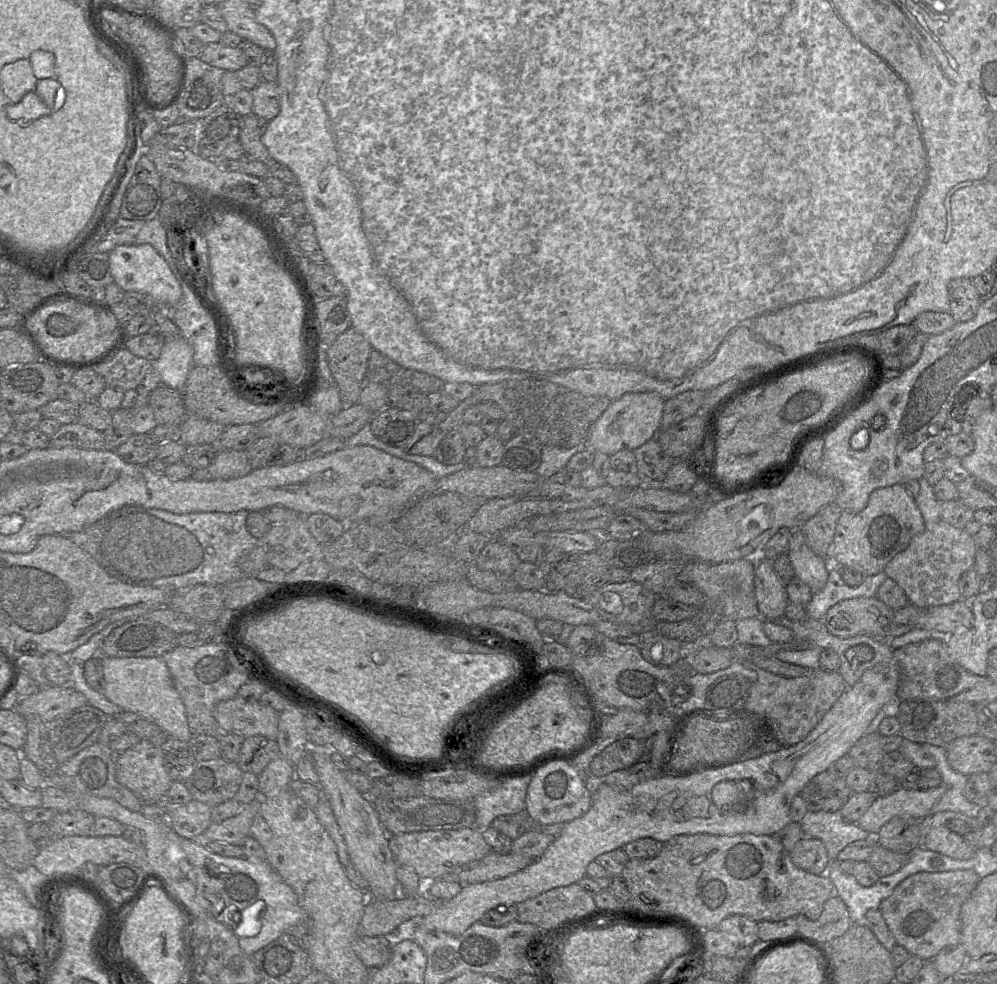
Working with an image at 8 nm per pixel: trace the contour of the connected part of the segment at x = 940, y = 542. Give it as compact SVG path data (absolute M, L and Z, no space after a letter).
M943 520L935 524L927 524L926 529L917 535L910 545L895 555L884 567L883 571L888 578L893 579L904 590L909 603L922 608L951 604L962 599L960 592L960 579L970 568L974 568L975 555L978 545L964 530L956 528Z

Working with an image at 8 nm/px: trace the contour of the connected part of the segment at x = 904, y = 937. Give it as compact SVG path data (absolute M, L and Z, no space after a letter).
M955 870L948 872L918 872L903 880L879 906L896 944L904 947L910 955L916 955L924 961L932 959L945 947L961 942L960 911L970 897L981 878L973 870Z

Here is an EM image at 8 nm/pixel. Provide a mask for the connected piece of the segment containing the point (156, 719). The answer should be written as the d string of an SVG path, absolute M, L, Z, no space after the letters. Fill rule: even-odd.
M104 657L104 695L121 708L140 714L175 738L189 742L190 731L184 703L176 690L164 657Z

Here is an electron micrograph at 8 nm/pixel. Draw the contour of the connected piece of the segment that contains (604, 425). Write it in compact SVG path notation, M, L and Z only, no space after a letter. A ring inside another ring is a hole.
M629 392L612 400L592 426L582 448L611 455L621 449L634 450L656 437L665 400L656 392Z

